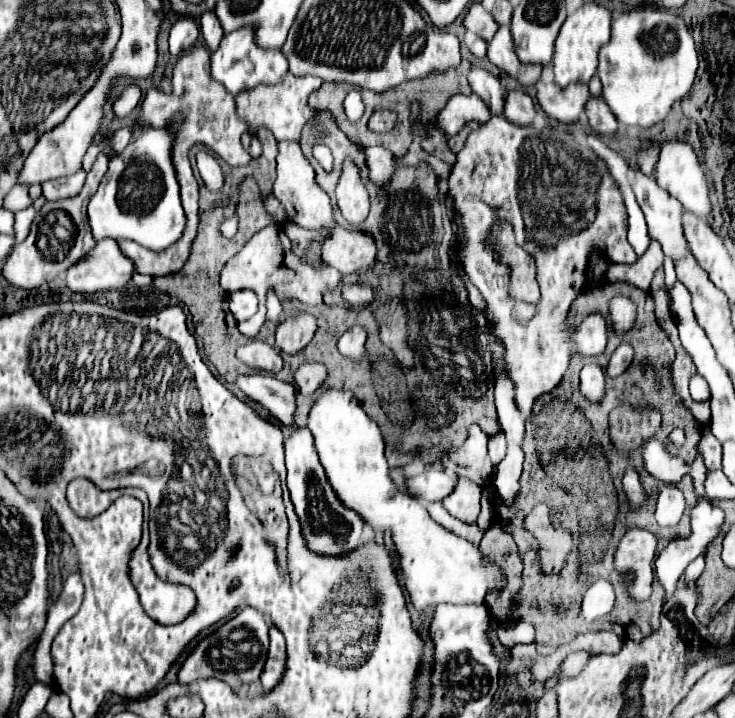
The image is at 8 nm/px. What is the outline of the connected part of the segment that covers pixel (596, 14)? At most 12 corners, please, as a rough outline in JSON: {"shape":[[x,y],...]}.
{"shape":[[599,4],[569,14],[555,42],[555,82],[587,84],[611,34]]}

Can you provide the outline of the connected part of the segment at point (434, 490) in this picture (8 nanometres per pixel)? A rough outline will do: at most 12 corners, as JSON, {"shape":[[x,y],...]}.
{"shape":[[427,470],[407,478],[407,492],[421,502],[443,500],[455,476]]}

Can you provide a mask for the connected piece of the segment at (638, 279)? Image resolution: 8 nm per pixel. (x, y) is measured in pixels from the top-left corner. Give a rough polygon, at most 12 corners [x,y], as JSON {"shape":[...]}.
{"shape":[[653,240],[636,263],[613,264],[609,280],[647,290],[663,262]]}

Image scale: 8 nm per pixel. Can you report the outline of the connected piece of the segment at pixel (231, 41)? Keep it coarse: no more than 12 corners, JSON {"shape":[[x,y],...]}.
{"shape":[[235,30],[211,54],[211,78],[231,94],[273,84],[289,64]]}

